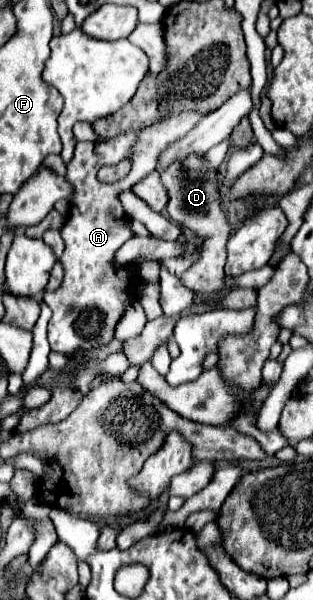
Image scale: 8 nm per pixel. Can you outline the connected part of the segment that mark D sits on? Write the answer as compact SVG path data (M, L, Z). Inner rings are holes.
M190 157L184 165L172 165L160 173L162 185L168 189L168 215L182 227L192 229L204 241L204 253L198 263L194 263L184 275L182 283L194 289L196 299L206 301L222 293L224 289L224 263L226 263L226 243L228 243L228 221L220 209L218 177L208 177L204 171L202 157Z

